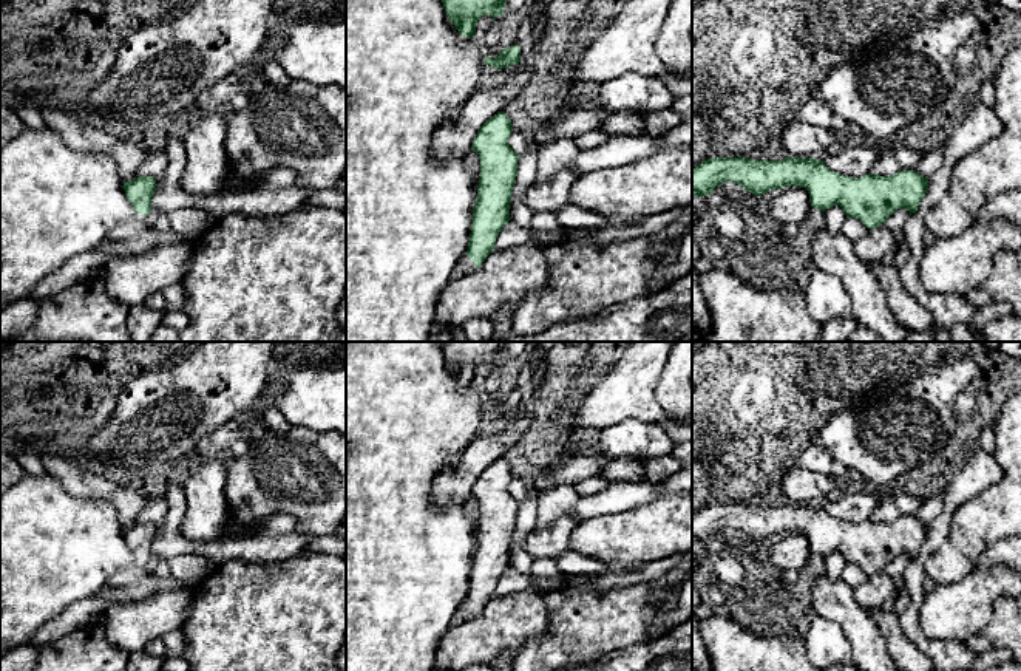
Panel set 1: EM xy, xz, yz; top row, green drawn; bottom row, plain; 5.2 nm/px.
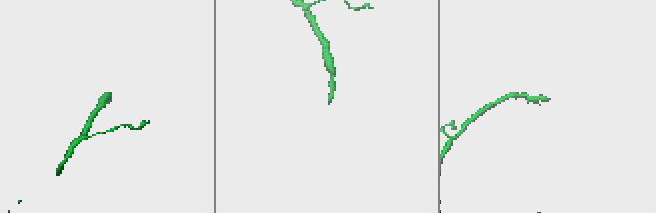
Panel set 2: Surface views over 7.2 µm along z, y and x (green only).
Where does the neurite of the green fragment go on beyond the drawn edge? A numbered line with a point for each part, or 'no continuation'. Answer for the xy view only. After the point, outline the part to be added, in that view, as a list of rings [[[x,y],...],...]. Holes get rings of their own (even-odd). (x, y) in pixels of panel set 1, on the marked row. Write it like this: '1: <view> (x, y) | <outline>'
1: xy (135, 224) | [[[133,212],[128,220],[116,224],[108,237],[113,240],[128,240],[144,232],[145,229],[145,216],[137,212]]]

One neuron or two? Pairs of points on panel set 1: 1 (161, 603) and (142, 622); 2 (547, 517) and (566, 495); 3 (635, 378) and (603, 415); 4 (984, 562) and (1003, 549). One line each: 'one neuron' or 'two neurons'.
1: one neuron
2: one neuron
3: one neuron
4: one neuron

